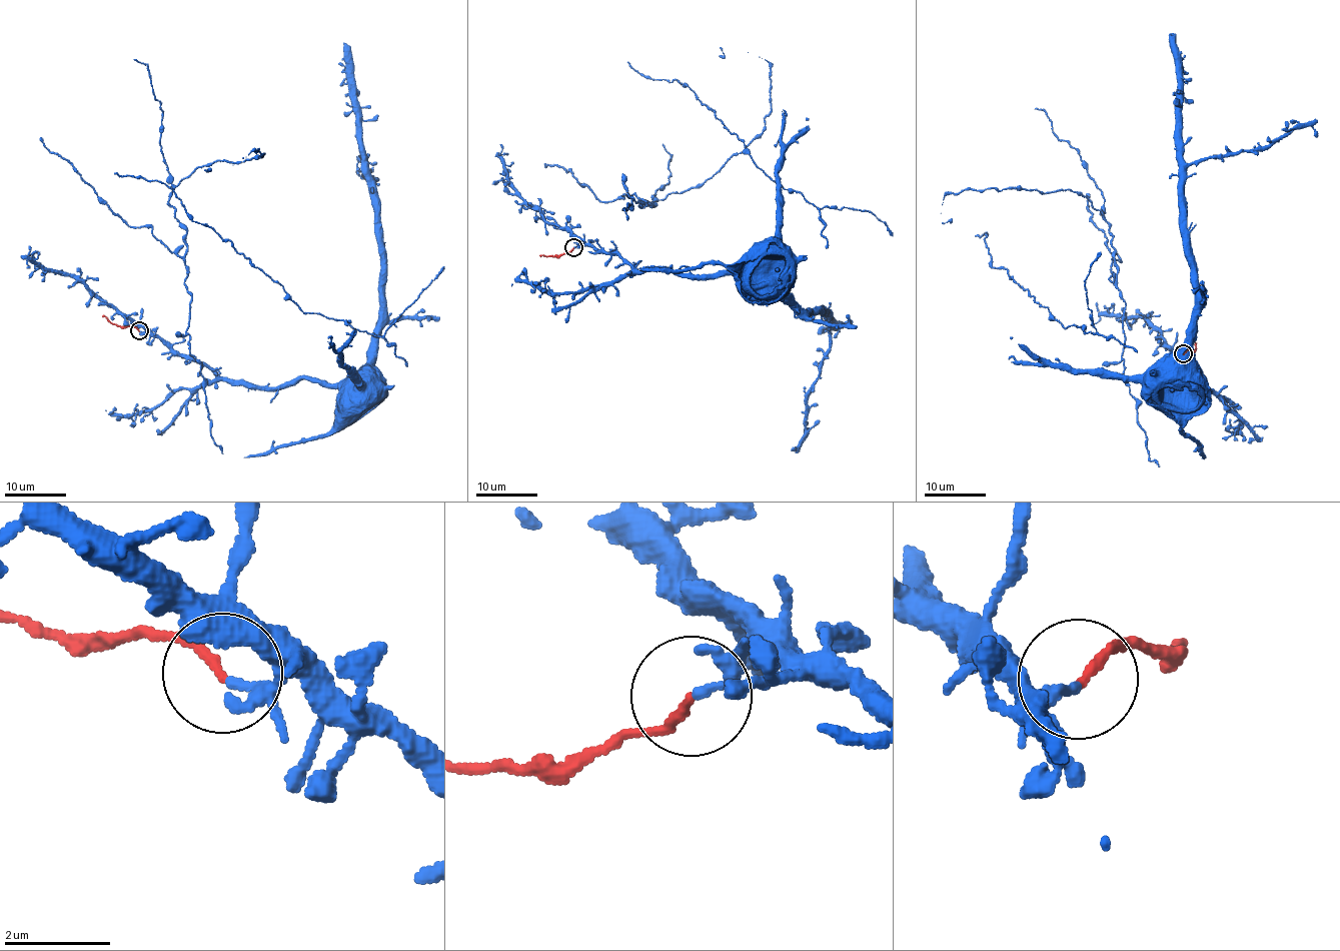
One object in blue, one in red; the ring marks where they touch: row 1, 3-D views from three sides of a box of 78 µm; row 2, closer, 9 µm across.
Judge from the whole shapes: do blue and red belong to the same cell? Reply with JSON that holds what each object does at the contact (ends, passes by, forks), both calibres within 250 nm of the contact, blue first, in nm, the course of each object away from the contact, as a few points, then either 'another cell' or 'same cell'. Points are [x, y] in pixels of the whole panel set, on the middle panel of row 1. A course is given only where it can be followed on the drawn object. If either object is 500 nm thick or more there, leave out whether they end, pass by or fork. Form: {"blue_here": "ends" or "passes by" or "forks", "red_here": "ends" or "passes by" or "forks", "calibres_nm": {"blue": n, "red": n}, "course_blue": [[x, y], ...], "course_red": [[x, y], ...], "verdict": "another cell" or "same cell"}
{"blue_here": "ends", "red_here": "ends", "calibres_nm": {"blue": 190, "red": 170}, "course_blue": [[573, 248], [585, 243], [592, 244], [601, 251], [615, 252], [638, 270], [661, 269], [684, 275], [777, 270]], "course_red": [[573, 248], [563, 254], [540, 257]], "verdict": "another cell"}

